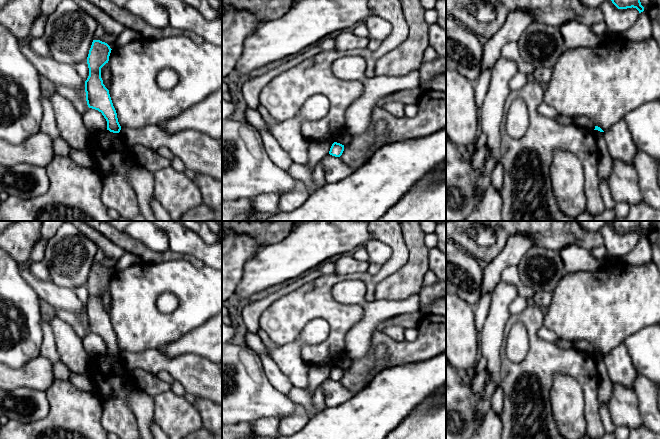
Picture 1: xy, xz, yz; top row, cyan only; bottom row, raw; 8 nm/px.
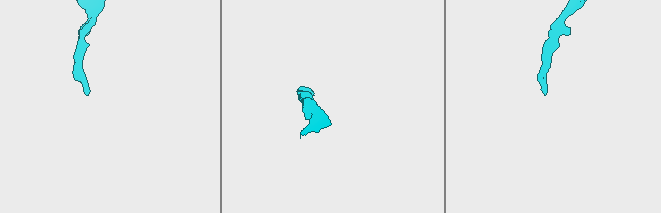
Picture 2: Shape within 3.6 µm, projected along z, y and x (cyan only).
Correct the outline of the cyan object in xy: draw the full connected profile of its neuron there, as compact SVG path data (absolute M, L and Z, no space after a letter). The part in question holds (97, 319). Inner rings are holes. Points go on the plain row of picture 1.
M93 264L87 281L89 300L85 305L85 316L88 331L102 337L107 345L107 354L119 357L121 350L117 337L101 302L101 292L108 287L111 274L107 267Z

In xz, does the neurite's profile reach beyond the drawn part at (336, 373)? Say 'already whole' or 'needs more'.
already whole

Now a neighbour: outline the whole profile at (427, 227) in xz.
M419 221L420 227L425 234L434 233L436 221Z

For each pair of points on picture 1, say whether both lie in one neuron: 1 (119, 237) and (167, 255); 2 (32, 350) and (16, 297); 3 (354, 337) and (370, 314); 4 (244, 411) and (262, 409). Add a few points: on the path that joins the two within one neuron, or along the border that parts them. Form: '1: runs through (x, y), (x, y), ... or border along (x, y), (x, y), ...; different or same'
1: runs through (131, 245), (146, 255), (155, 256); same
2: runs through (30, 337), (28, 316), (24, 310); same
3: runs through (360, 331), (370, 320); same
4: runs through (248, 409), (258, 409); same

